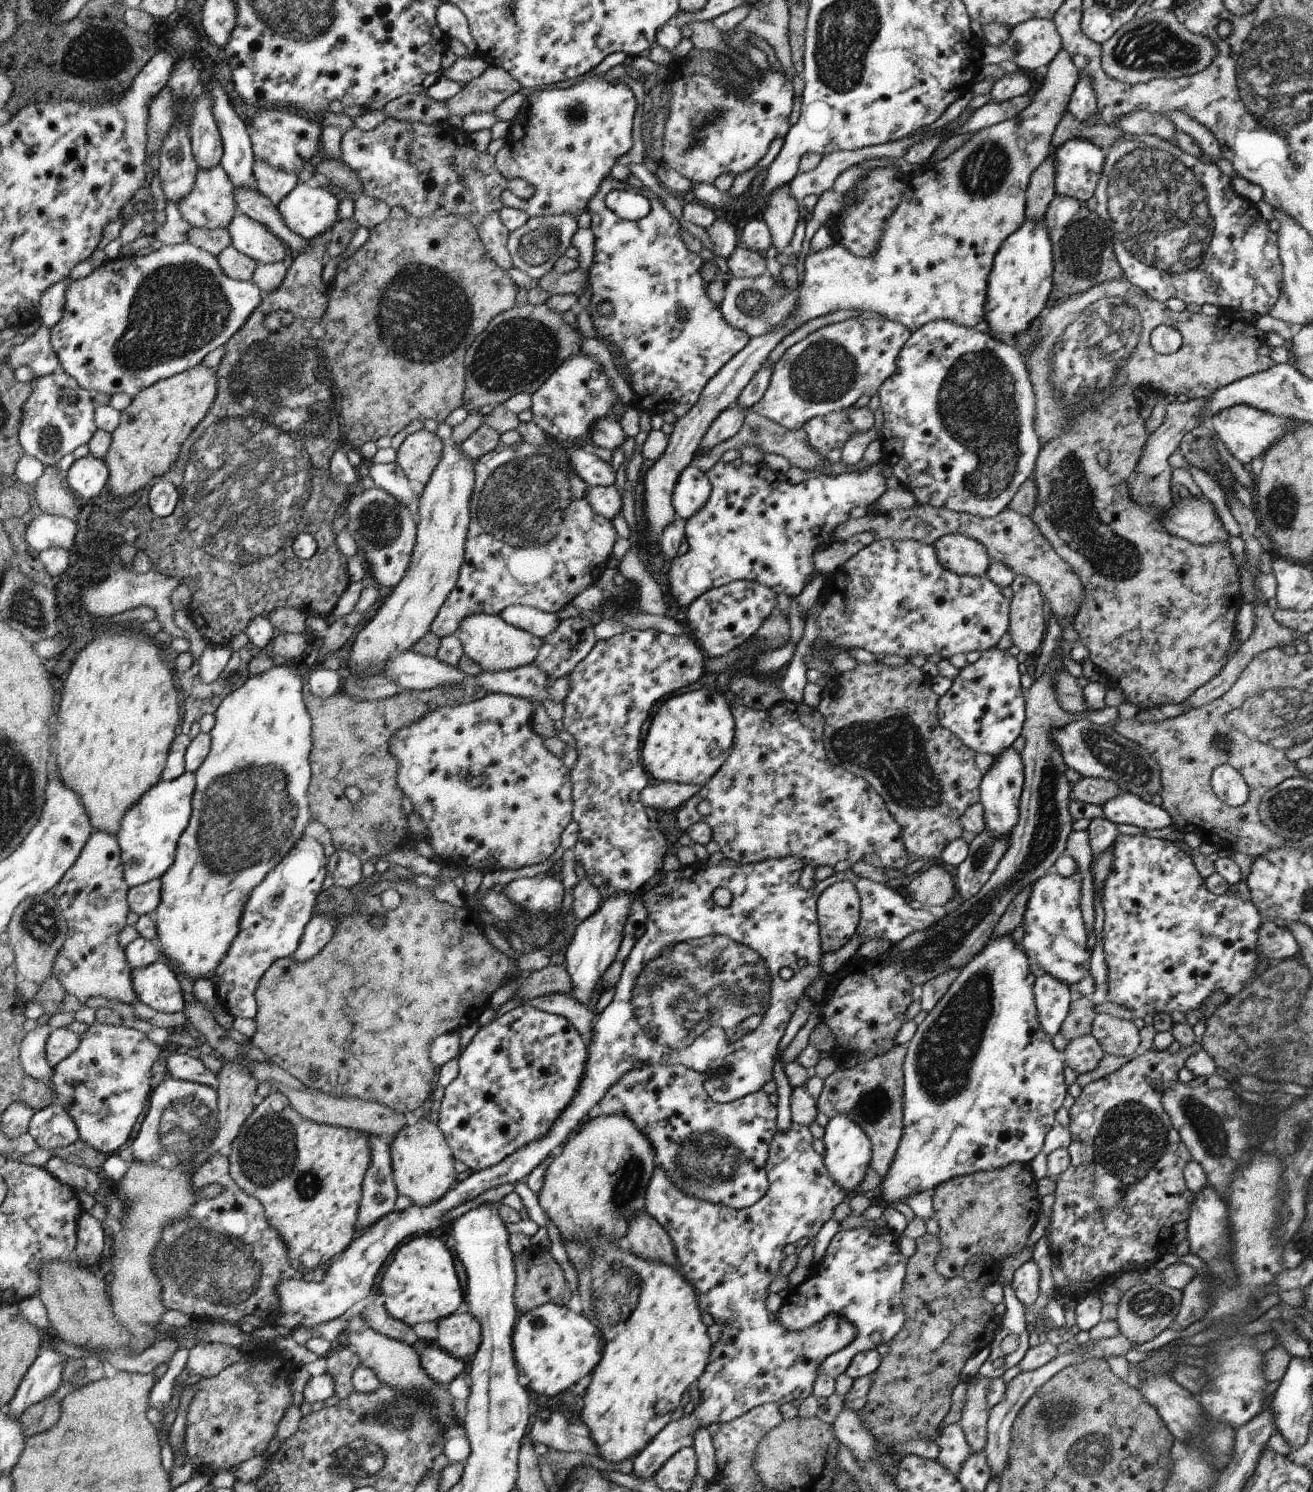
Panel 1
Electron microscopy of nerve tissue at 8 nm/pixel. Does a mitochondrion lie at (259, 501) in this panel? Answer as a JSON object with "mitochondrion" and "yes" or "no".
{"mitochondrion":"yes"}

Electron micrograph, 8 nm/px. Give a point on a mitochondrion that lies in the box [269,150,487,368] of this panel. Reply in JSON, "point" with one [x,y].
{"point":[425,315]}

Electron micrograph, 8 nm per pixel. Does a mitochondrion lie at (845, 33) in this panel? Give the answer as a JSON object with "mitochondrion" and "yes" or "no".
{"mitochondrion":"yes"}

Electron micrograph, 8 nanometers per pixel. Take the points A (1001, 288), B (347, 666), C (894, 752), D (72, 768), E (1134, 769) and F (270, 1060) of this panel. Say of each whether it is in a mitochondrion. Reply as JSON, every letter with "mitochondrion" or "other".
{"A":"other","B":"other","C":"mitochondrion","D":"other","E":"mitochondrion","F":"other"}

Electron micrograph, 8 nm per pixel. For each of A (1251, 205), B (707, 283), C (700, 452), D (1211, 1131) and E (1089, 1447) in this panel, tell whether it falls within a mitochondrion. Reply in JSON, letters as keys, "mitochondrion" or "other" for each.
{"A":"other","B":"other","C":"other","D":"mitochondrion","E":"mitochondrion"}

